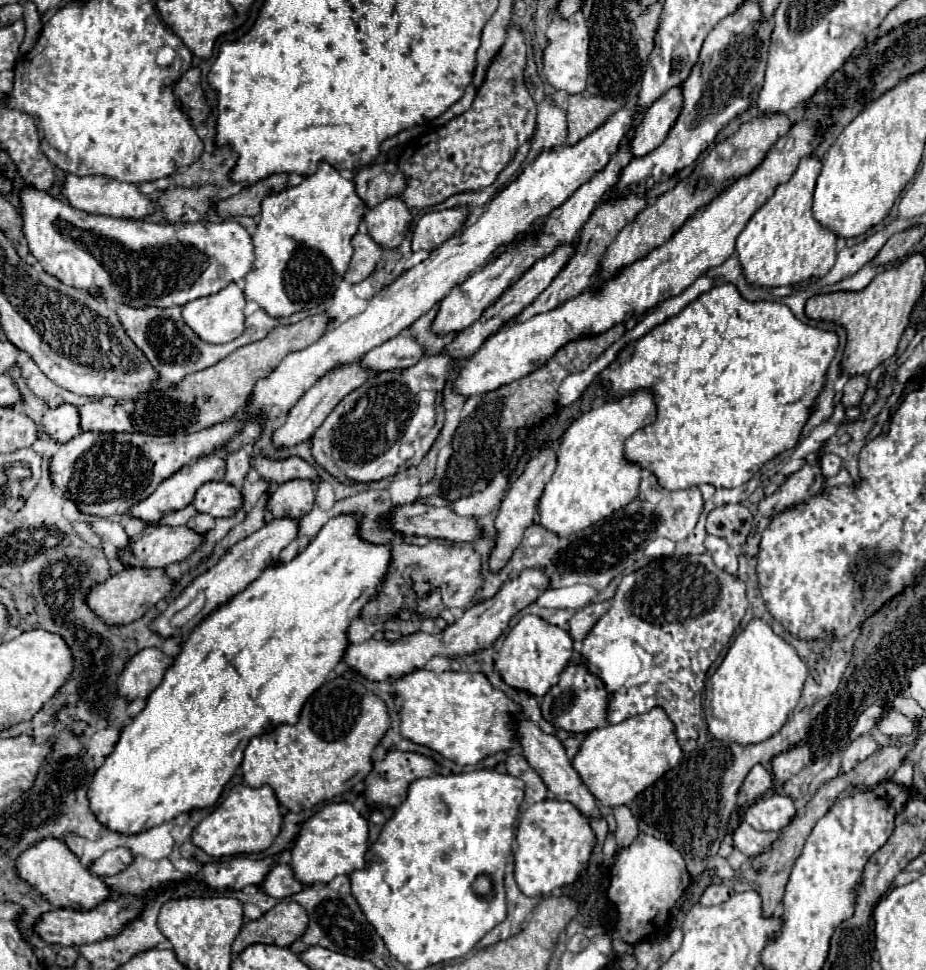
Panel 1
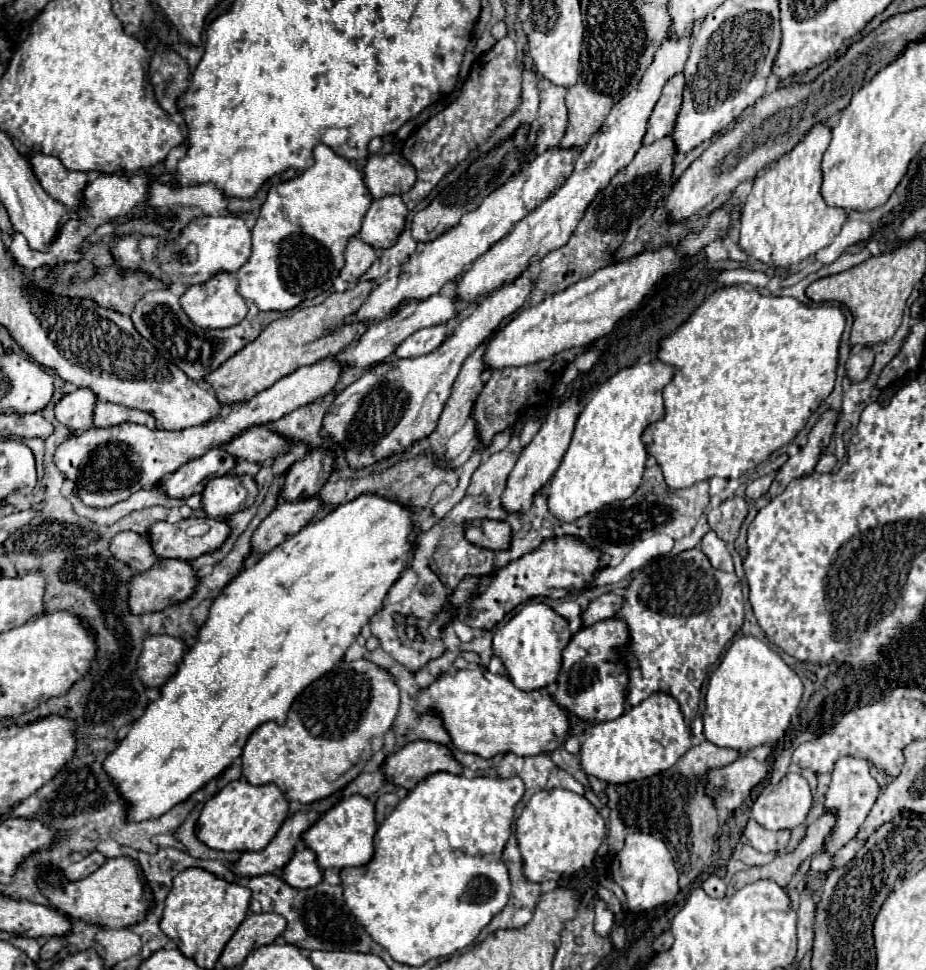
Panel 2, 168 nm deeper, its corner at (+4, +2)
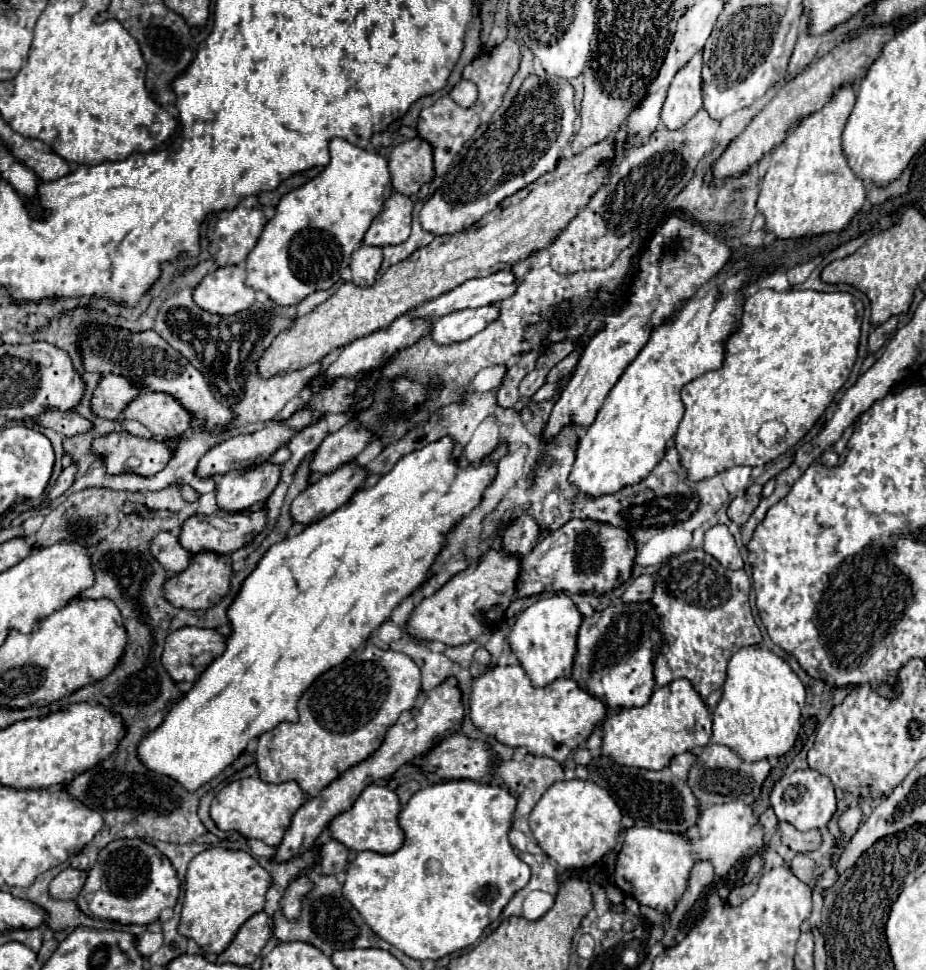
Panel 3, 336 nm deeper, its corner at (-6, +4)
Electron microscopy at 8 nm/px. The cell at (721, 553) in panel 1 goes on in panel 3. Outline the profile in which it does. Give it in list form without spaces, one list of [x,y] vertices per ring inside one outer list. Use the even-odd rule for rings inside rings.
[[[717,524],[705,532],[703,550],[707,554],[711,554],[723,568],[729,568],[729,570],[741,570],[743,568],[741,552],[735,544],[733,534],[729,532],[729,528],[725,524]]]

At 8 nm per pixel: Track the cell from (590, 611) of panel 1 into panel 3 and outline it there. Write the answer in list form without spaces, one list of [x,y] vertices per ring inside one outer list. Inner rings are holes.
[[[643,574],[643,576],[635,578],[629,584],[629,588],[623,592],[621,600],[623,602],[643,602],[643,600],[649,600],[653,596],[653,588],[655,588],[655,576]]]

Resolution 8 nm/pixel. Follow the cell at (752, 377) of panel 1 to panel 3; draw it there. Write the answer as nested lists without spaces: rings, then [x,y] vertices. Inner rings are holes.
[[[769,288],[757,290],[753,296],[749,296],[745,300],[745,314],[741,318],[741,328],[737,332],[731,334],[731,338],[727,340],[727,348],[725,348],[725,362],[719,370],[707,372],[699,378],[695,378],[693,382],[689,382],[683,392],[683,404],[685,404],[685,416],[679,424],[679,430],[675,434],[675,448],[681,454],[681,462],[689,472],[689,478],[699,482],[705,478],[711,478],[727,468],[733,466],[765,466],[767,462],[775,460],[777,456],[781,456],[783,452],[787,452],[791,446],[795,446],[811,428],[813,424],[819,420],[819,416],[825,412],[827,404],[835,398],[835,394],[841,390],[841,386],[847,382],[849,374],[851,374],[853,364],[857,360],[857,346],[859,346],[859,336],[861,336],[861,322],[863,322],[863,302],[855,296],[851,296],[849,292],[817,292],[817,290],[789,290],[789,292],[775,292]],[[767,420],[779,420],[787,426],[787,436],[783,442],[775,444],[775,446],[763,446],[761,440],[757,438],[757,432],[761,428],[763,422]]]

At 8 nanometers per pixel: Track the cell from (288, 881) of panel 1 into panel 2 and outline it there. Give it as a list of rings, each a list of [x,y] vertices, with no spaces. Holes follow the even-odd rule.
[[[305,848],[301,852],[297,852],[289,862],[287,866],[283,868],[283,874],[281,874],[283,882],[289,884],[291,888],[311,888],[315,884],[321,882],[323,874],[321,870],[317,868],[317,862],[315,862],[315,854]]]

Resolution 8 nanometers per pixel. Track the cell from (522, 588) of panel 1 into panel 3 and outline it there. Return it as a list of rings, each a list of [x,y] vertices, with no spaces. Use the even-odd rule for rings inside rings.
[[[573,518],[559,530],[543,536],[531,554],[523,556],[523,570],[517,580],[517,598],[541,592],[591,592],[605,594],[631,578],[637,556],[635,538],[619,526],[595,520]]]

